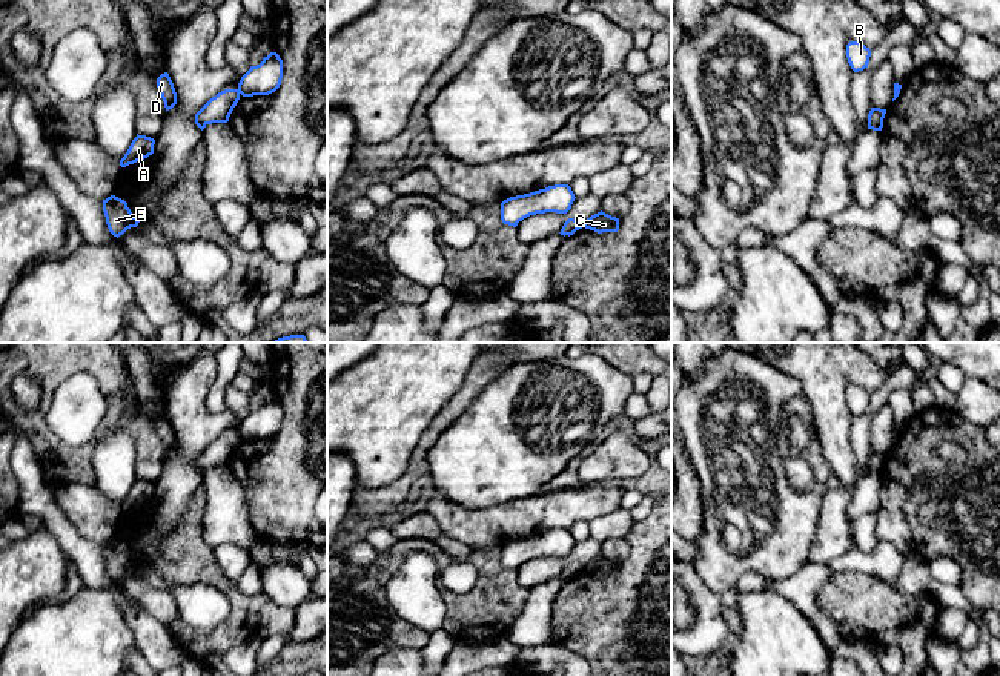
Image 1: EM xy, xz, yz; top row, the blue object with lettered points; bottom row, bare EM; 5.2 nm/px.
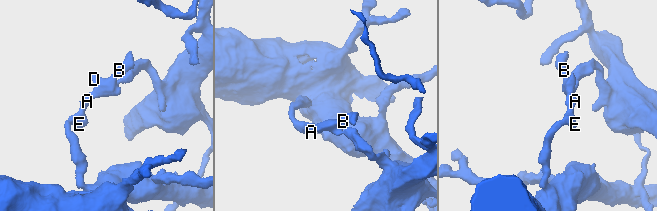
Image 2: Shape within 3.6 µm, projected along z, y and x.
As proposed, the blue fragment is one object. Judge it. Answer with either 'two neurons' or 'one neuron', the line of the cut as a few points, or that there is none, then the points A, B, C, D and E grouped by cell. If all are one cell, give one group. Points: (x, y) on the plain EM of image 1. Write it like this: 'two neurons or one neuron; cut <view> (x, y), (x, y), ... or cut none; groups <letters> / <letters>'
two neurons; cut xz (582, 566), (584, 570); groups A B D E / C

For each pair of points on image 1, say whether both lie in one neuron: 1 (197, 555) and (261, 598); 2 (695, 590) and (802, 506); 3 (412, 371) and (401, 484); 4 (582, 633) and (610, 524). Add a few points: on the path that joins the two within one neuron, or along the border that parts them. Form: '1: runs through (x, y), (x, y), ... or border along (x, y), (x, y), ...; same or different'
1: runs through (212, 572), (240, 599), (245, 599); same
2: border along (692, 566), (719, 595); different
3: border along (420, 440), (407, 467), (394, 481), (370, 489); different
4: border along (635, 523), (624, 536); different

